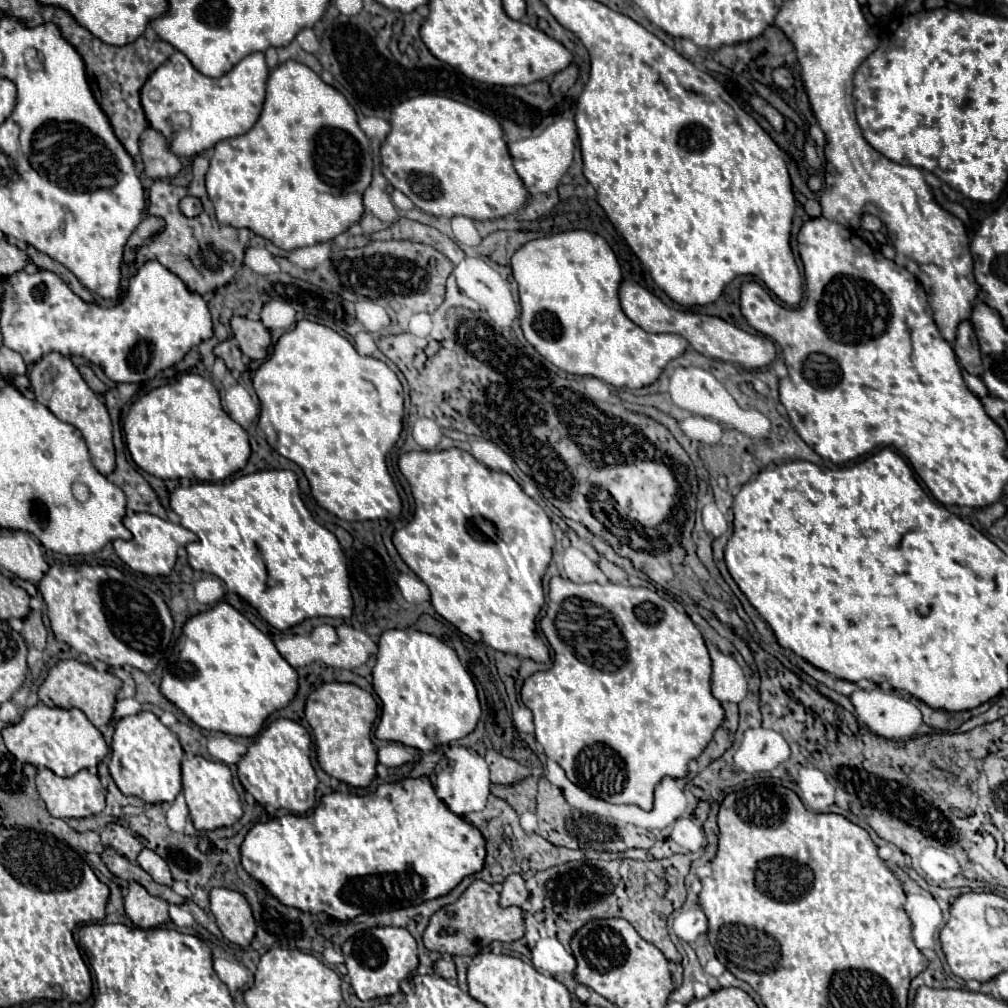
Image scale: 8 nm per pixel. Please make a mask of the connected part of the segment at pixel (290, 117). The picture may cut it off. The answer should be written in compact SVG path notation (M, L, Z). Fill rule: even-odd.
M286 61L270 73L260 119L248 133L220 141L214 147L206 173L206 189L218 223L246 227L284 251L332 241L356 225L364 213L362 195L370 181L372 157L368 155L368 137L358 127L354 109L342 93L326 85L310 67L296 61Z

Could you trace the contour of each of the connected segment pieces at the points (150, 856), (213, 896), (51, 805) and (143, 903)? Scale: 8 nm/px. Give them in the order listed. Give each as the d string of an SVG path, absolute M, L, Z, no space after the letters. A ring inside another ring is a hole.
M142 849L136 863L146 871L150 873L150 877L162 885L172 885L172 875L170 875L170 869L166 865L166 861L162 857L158 857L154 851L150 849Z
M232 889L210 891L210 911L220 927L222 935L240 947L252 943L256 933L256 921L252 917L248 901Z
M38 769L36 787L52 817L90 817L90 815L98 815L104 809L102 783L98 775L90 773L88 769L82 769L72 777L58 777L50 769Z
M130 883L128 895L126 895L124 901L126 901L126 915L140 929L160 927L160 925L170 921L168 903L164 899L158 899L158 897L150 895L138 883Z

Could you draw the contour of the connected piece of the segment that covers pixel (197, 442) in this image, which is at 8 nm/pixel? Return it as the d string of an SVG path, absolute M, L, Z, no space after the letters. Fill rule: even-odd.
M184 373L176 383L162 385L140 397L130 407L130 413L124 421L124 433L134 463L142 467L146 473L160 479L188 477L196 481L224 481L236 471L240 471L250 457L248 433L236 421L232 421L228 413L224 413L220 405L220 395L212 385L212 381L196 373Z

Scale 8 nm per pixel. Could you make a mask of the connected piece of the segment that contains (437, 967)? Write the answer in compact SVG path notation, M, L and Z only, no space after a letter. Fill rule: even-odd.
M440 959L434 963L434 973L444 979L456 979L456 967L452 961L446 961L446 959Z

